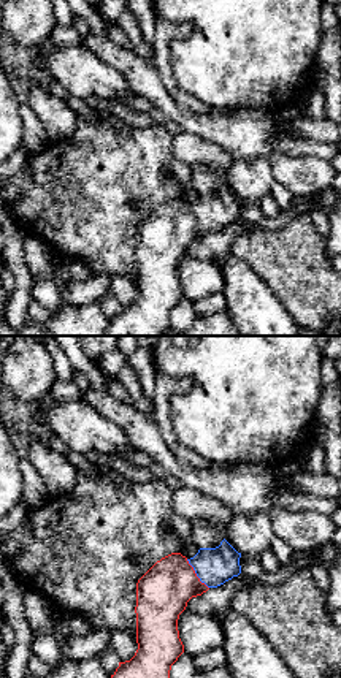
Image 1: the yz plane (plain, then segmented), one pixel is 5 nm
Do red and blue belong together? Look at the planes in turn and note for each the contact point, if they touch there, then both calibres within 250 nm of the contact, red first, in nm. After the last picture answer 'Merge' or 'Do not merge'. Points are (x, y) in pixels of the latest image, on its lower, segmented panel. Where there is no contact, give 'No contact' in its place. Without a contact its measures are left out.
Touches red at (195, 574). Thickness 280 nm (red) against 190 nm

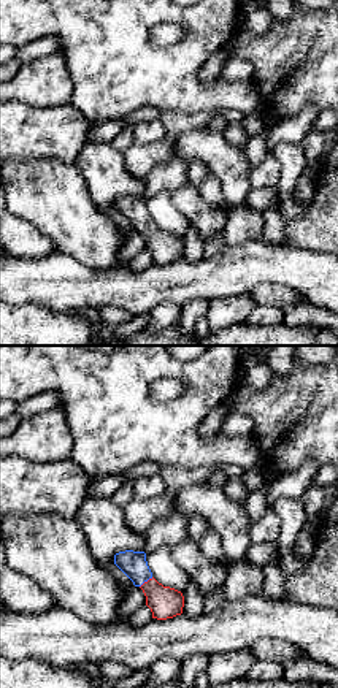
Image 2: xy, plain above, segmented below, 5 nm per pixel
Touches red at (148, 580). Thickness 160 nm (red) against 140 nm

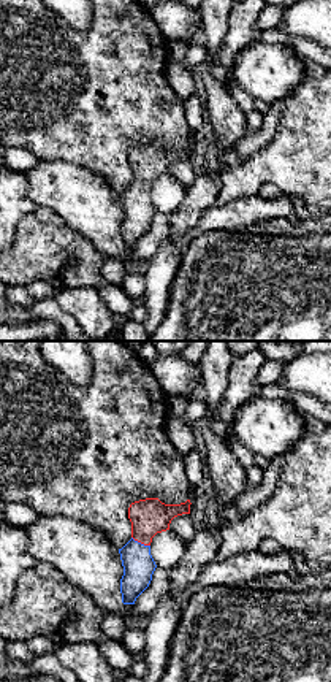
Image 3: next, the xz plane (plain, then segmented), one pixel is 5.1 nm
Touches red at (141, 543). Thickness 180 nm (red) against 160 nm

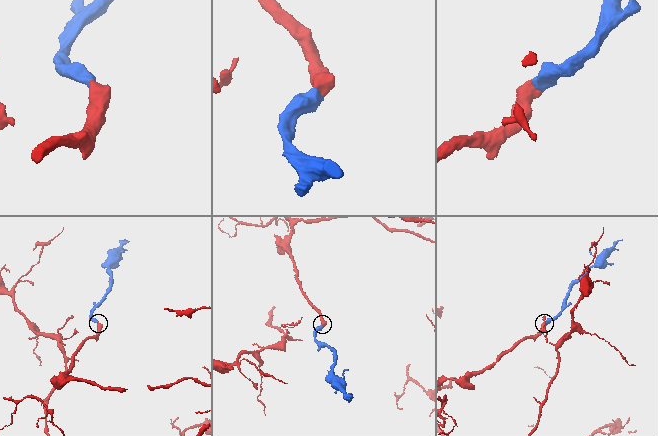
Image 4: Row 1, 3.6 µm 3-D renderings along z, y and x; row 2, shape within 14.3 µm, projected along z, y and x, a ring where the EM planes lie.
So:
Merge

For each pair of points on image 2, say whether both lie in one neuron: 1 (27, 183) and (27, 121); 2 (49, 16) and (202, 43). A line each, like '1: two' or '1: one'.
1: two
2: one

